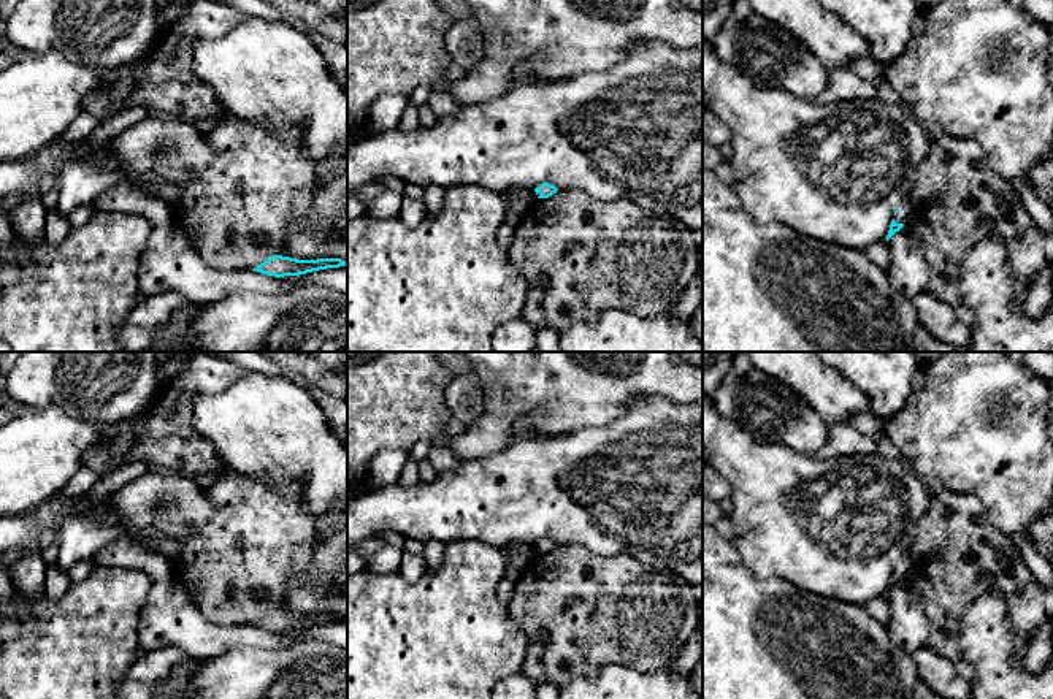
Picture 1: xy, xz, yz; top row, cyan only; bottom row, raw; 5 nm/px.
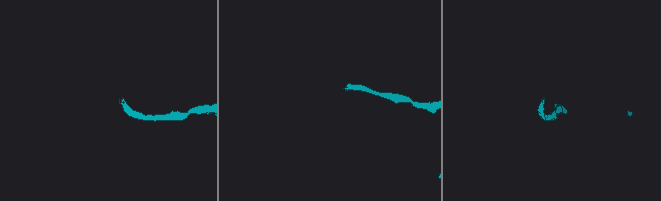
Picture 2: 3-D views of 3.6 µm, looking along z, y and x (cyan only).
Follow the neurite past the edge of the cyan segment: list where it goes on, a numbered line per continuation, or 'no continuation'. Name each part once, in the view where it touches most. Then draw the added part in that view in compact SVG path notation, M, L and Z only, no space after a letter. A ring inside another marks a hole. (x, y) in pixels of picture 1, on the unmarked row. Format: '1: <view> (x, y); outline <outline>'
1: yz (899, 572); outline M904 555L899 561L898 561L898 567L894 571L894 577L896 579L904 579L907 571L907 555Z

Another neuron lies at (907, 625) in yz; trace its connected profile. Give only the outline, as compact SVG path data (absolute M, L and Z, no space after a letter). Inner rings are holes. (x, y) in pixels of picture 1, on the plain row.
M907 582L888 596L890 618L886 621L891 642L909 653L929 645L929 621L920 596Z

